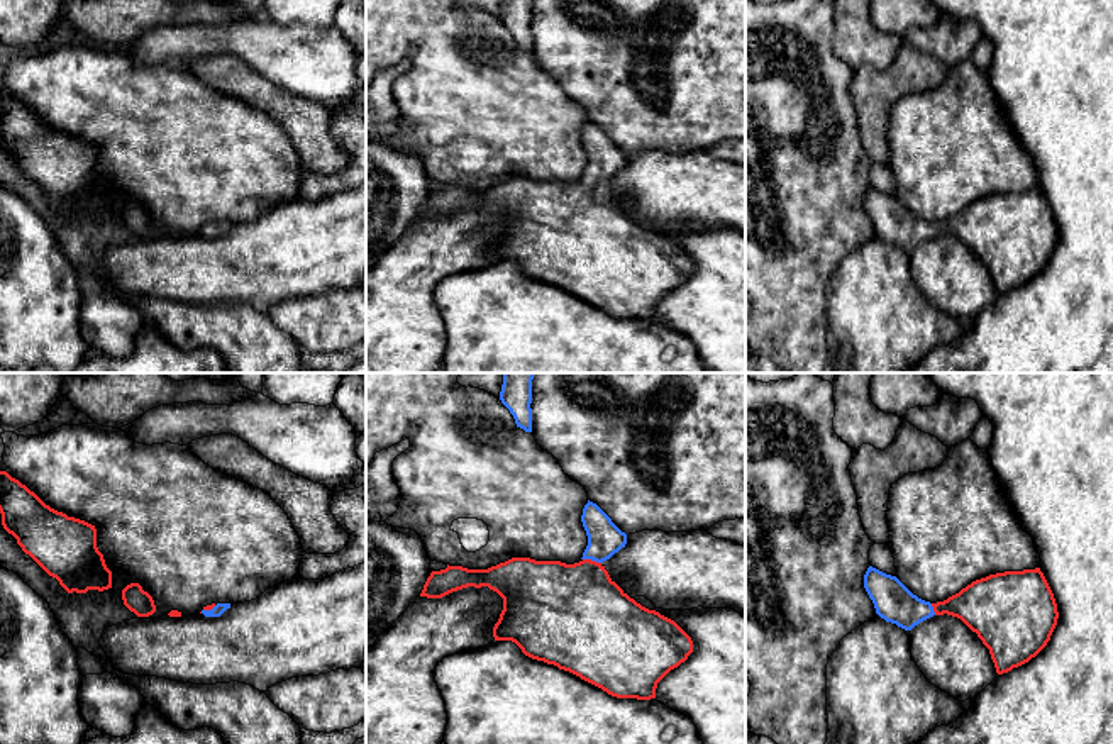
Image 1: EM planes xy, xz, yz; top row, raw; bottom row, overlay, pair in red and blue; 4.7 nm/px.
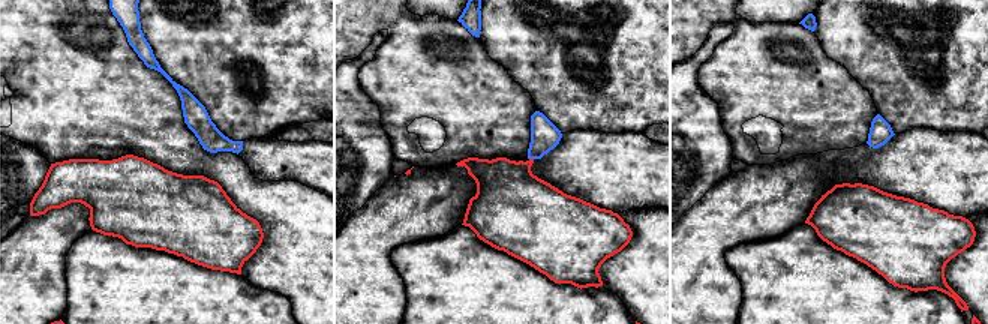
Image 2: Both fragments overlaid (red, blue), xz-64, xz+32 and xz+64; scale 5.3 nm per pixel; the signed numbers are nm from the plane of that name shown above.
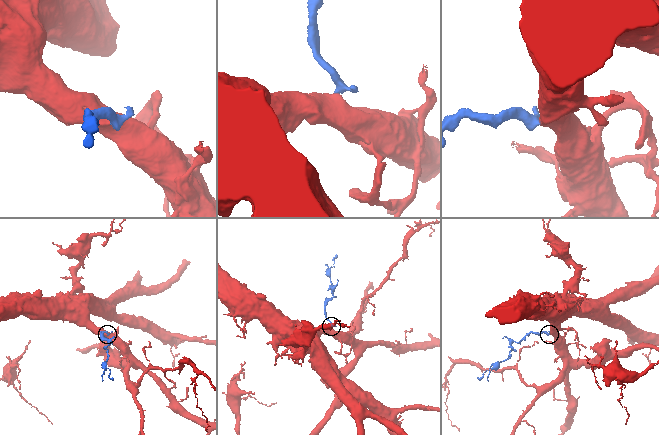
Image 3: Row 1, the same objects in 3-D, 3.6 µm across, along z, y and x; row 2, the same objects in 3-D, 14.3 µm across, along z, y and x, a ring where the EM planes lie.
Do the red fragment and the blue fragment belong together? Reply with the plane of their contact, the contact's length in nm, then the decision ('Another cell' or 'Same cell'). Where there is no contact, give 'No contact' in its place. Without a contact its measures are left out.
Touches red in xz. Shared border 90 nm. Same cell

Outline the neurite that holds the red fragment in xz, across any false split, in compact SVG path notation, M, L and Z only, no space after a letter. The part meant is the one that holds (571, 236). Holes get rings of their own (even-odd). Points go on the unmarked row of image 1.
M590 120L581 142L588 166L579 183L512 178L488 190L447 185L430 193L420 217L442 219L468 207L488 207L503 219L495 261L512 261L525 276L569 291L612 317L656 319L657 303L688 280L693 261L674 241L630 219L601 185L625 168L627 154Z

